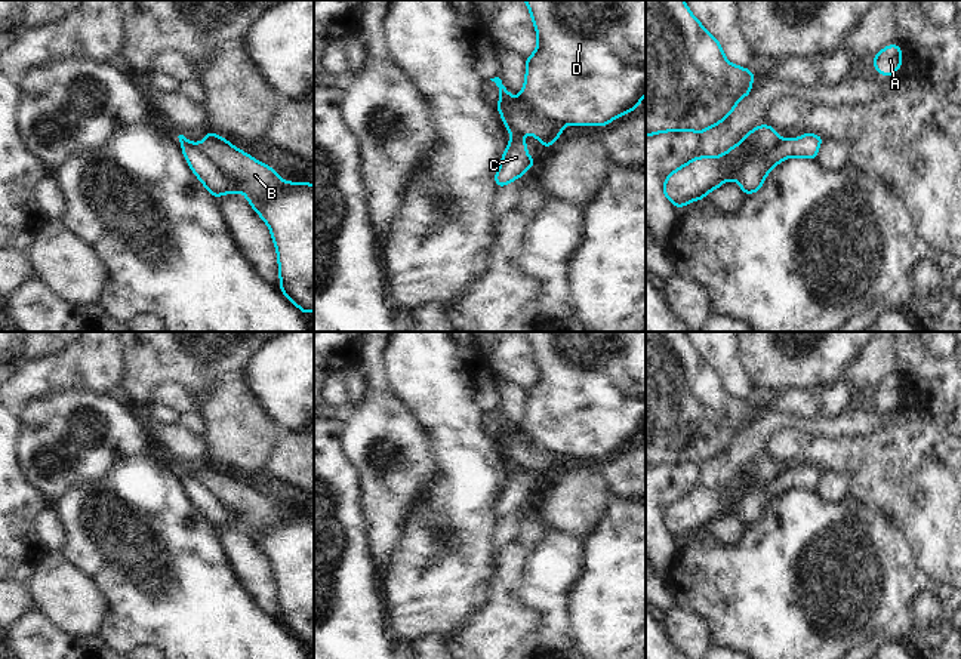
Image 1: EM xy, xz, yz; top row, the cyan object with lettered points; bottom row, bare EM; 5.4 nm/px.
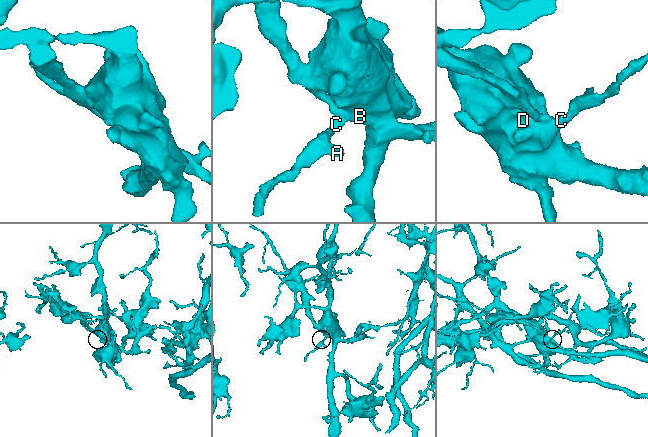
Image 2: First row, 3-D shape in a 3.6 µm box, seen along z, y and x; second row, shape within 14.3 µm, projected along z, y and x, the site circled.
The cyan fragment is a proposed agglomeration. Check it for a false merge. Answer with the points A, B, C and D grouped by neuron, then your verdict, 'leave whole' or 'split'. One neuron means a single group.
groups A C D / B; split

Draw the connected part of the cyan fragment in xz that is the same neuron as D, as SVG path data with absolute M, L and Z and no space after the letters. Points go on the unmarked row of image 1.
M524 332L538 366L538 381L526 391L526 412L518 432L533 446L575 458L607 458L638 437L646 426L646 332Z

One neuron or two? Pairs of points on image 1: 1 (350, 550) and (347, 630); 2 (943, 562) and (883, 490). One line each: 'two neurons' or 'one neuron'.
1: one neuron
2: one neuron

